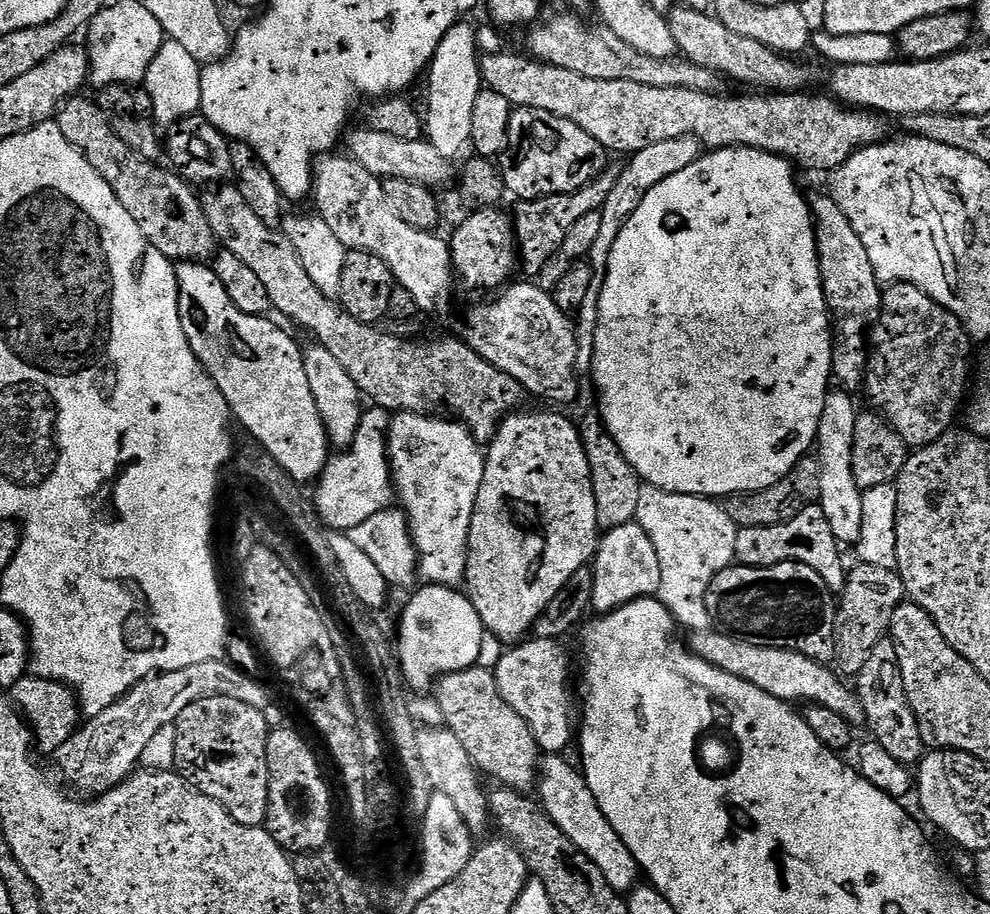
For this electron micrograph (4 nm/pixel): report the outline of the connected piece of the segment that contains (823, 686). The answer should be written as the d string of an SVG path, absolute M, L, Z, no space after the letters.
M719 630L691 633L690 647L698 658L726 674L734 674L734 678L742 678L750 686L758 686L758 690L766 690L766 694L774 698L793 706L816 704L826 707L834 710L835 714L840 714L852 726L865 723L864 707L859 695L849 685L848 689L843 684L845 681L827 664L820 664L790 650L754 646L736 636L727 636Z

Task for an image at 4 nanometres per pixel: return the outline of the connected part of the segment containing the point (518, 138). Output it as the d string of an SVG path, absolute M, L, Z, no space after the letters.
M516 108L508 127L508 144L498 160L500 176L517 201L576 192L610 164L609 153L582 126L550 114L550 110Z

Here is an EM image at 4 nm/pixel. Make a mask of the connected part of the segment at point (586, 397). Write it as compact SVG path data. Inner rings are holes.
M581 383L580 393L570 405L570 419L582 438L582 446L586 450L586 462L590 462L594 506L598 506L598 522L601 529L609 530L633 523L638 514L638 494L642 481L634 466L626 462L618 442L614 442L614 438L604 424L595 384Z

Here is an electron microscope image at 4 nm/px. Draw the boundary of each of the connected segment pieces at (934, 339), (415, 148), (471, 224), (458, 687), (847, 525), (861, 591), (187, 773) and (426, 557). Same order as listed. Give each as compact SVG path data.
M893 284L885 287L883 293L884 306L880 309L880 323L870 333L866 393L872 399L871 407L892 423L909 449L925 448L930 446L930 442L938 442L938 438L953 431L956 411L959 408L961 411L966 400L964 391L970 388L970 373L974 368L974 341L953 312L934 302L934 298L918 290L918 286Z
M361 126L357 132L349 131L346 136L346 144L348 140L347 155L351 159L358 162L358 166L362 166L362 170L370 170L370 174L379 176L381 180L393 180L394 178L402 178L406 182L414 182L415 184L425 184L433 190L439 189L439 184L444 184L448 179L453 179L454 167L453 161L442 158L442 154L438 154L438 150L434 150L434 146L429 144L427 139L421 138L414 142L406 142L403 138L393 138L390 134L382 134L378 130L367 126Z
M499 207L483 208L481 212L472 212L466 220L454 228L450 236L452 250L452 267L455 275L468 288L496 288L500 290L513 279L512 271L518 268L518 241L516 231L512 229L511 215L506 211L500 212Z
M475 666L440 677L434 688L435 702L442 708L447 728L454 734L454 738L458 738L458 742L462 742L466 754L470 754L472 763L485 777L493 776L497 785L527 793L528 787L531 784L533 787L538 780L538 769L542 759L540 747L536 745L536 739L528 723L502 698L496 685L495 671L491 667L482 667Z
M843 390L829 391L822 406L822 418L818 422L818 434L814 445L814 455L822 466L822 490L818 501L821 510L834 530L834 538L841 546L854 546L862 534L863 491L854 482L854 426L858 407L851 395Z
M861 563L855 567L845 577L844 589L839 595L835 616L834 664L837 671L846 678L860 675L874 646L891 631L894 610L906 598L904 583L895 569Z
M206 698L194 702L194 706L186 706L182 714L178 714L175 726L177 741L174 758L175 771L187 784L200 789L202 794L214 798L242 826L261 827L268 813L268 763L266 762L266 742L269 727L263 711L254 706L245 706L234 698Z
M397 412L391 417L391 424L387 430L387 443L388 443L388 464L392 473L392 486L394 489L395 499L398 501L399 507L403 509L408 517L408 531L412 534L412 544L416 547L416 554L418 557L418 576L421 581L427 582L429 585L447 585L447 586L460 586L464 583L464 575L466 574L466 558L468 557L468 539L470 538L470 522L472 521L472 515L474 514L474 502L478 498L478 490L482 486L482 474L484 473L484 457L486 455L485 449L476 441L472 436L472 432L465 424L460 423L454 418L443 418L439 420L439 415L425 414L423 412Z

